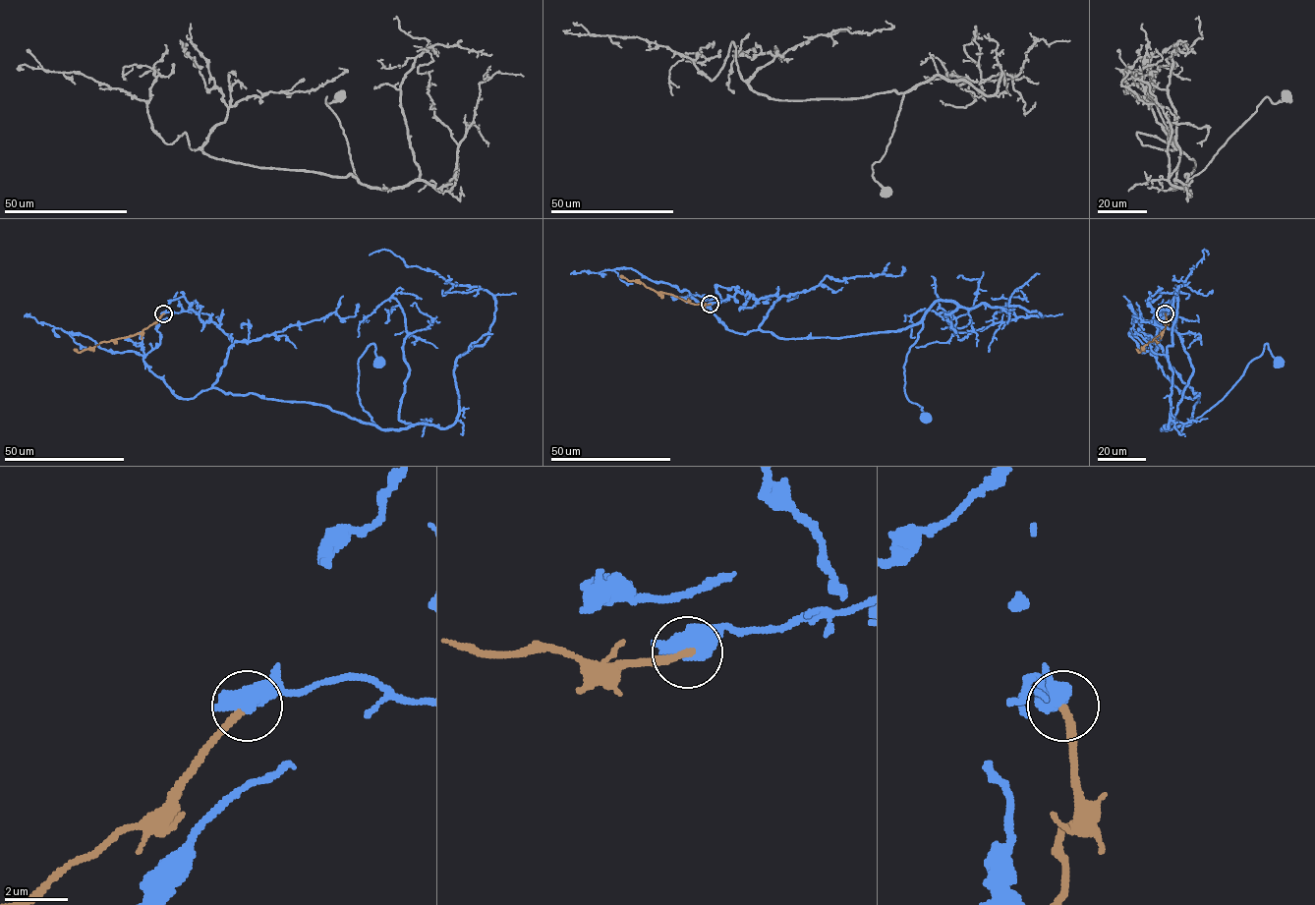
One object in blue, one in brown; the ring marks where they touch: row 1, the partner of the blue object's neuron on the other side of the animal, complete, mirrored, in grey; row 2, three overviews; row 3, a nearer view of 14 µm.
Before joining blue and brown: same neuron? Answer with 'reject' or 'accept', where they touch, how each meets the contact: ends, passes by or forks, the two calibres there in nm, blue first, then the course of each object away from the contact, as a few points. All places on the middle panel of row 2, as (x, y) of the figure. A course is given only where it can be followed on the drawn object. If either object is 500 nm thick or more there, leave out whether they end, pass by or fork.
reject; at (710, 304); 800 nm thick on the blue side, 240 nm on the other; blue runs (710, 304), (739, 292), (774, 295), (759, 327), (779, 338), (842, 338), (921, 321), (904, 392), (924, 417); brown runs (710, 304), (691, 304), (620, 275)

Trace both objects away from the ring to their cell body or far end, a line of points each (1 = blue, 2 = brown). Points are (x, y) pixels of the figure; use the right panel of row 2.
1: (1165, 313), (1153, 310), (1163, 354), (1199, 393), (1182, 425), (1218, 403), (1266, 343), (1278, 362)
2: (1165, 313), (1165, 327), (1162, 332), (1139, 353), (1136, 349)

